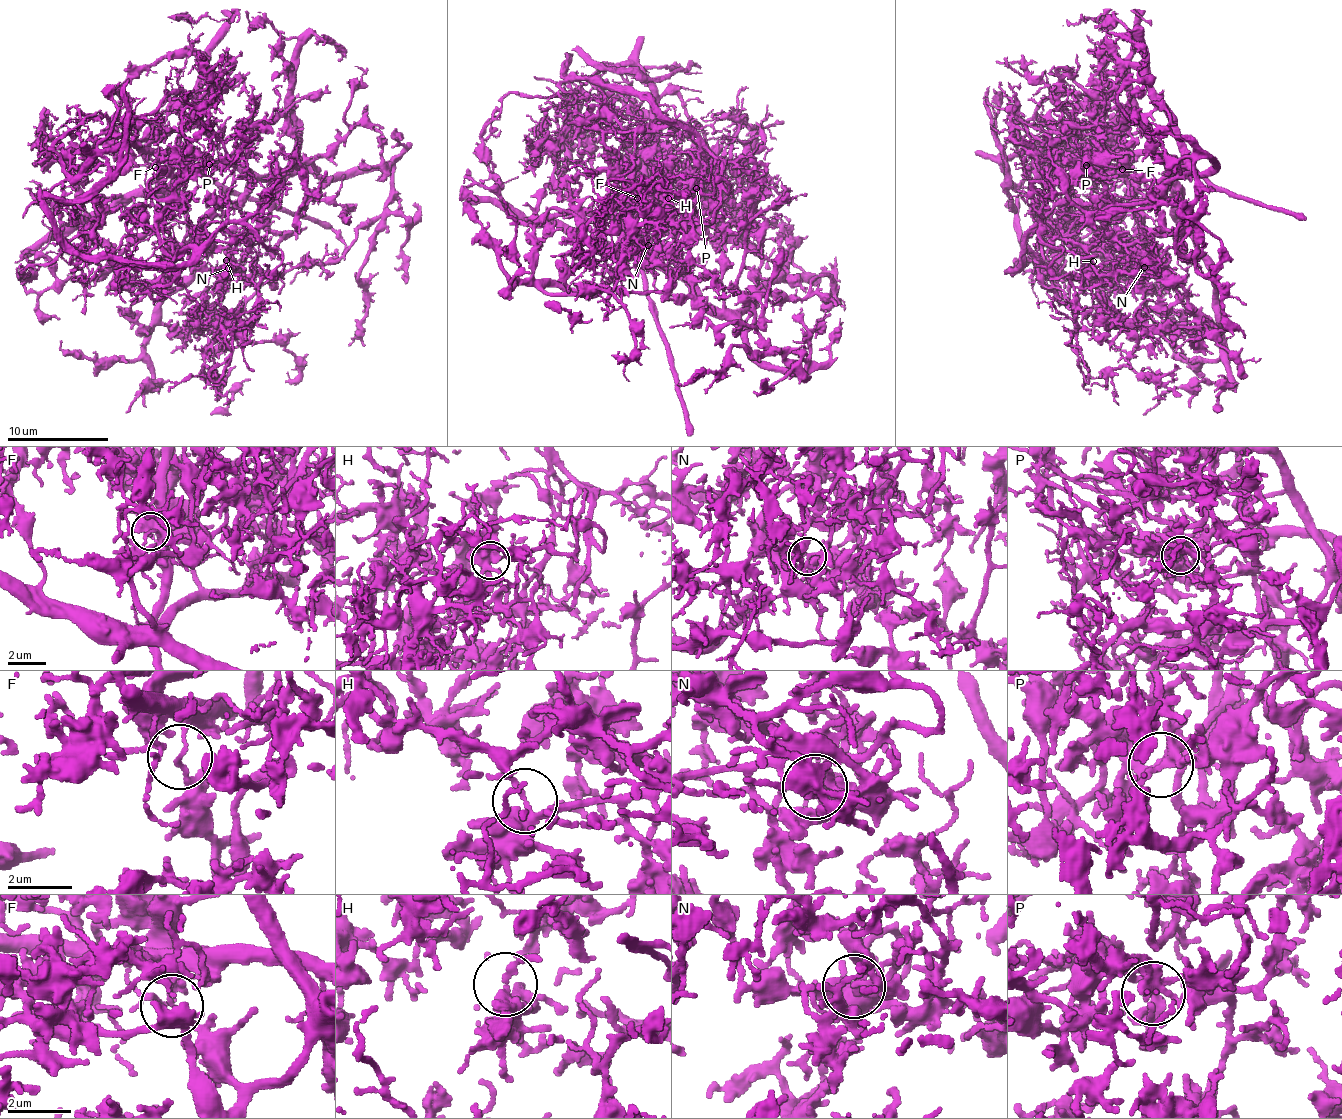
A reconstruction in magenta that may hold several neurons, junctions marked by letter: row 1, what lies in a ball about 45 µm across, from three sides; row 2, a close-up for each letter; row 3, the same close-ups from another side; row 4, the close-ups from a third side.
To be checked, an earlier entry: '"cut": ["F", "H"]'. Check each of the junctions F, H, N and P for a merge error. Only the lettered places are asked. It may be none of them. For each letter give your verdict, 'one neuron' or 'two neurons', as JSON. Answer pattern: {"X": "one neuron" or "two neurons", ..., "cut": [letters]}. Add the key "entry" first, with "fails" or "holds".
{"entry": "fails", "F": "two neurons", "H": "one neuron", "N": "two neurons", "P": "one neuron", "cut": ["F", "N"]}

